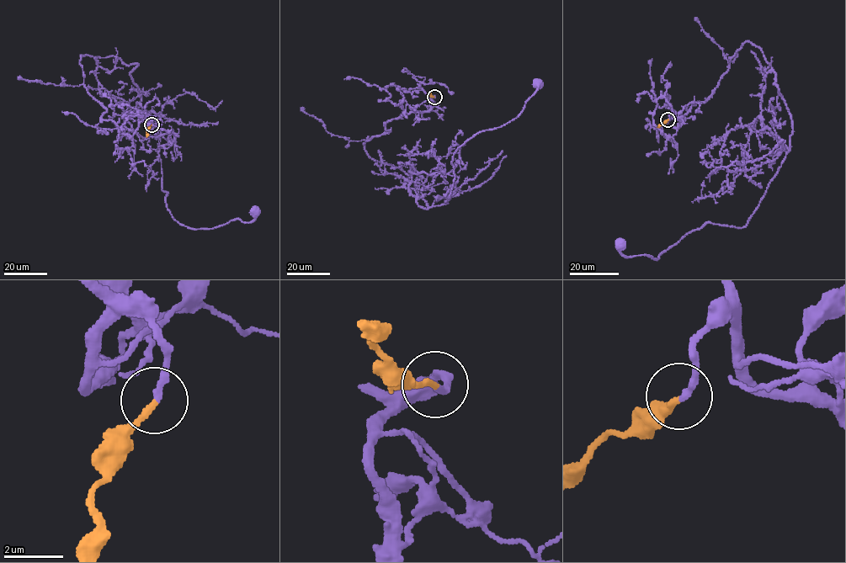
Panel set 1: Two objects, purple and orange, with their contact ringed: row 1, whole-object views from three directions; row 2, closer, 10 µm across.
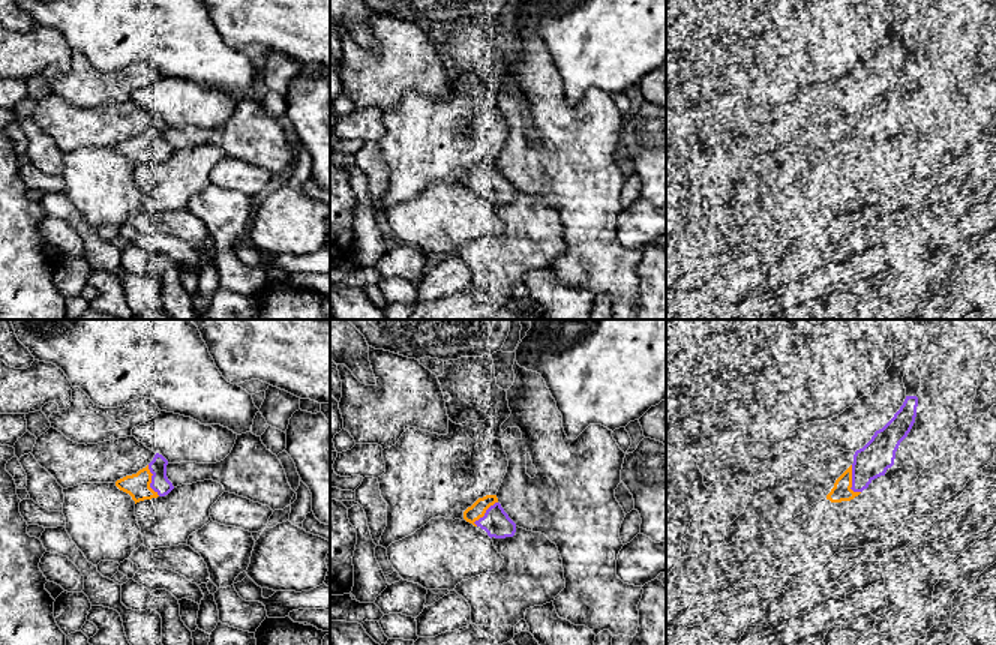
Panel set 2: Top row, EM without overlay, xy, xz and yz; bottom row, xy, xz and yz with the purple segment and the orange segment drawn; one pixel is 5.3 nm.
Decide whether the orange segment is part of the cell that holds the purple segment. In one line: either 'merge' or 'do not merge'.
merge

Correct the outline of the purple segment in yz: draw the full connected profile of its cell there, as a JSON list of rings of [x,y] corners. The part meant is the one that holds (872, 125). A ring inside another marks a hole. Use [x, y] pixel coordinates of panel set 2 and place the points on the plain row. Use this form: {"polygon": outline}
{"polygon": [[[906,60],[900,74],[872,104],[854,118],[854,128],[836,144],[826,159],[831,166],[850,165],[868,148],[885,140],[894,129],[896,116],[900,106],[910,96],[916,81],[918,62]]]}

